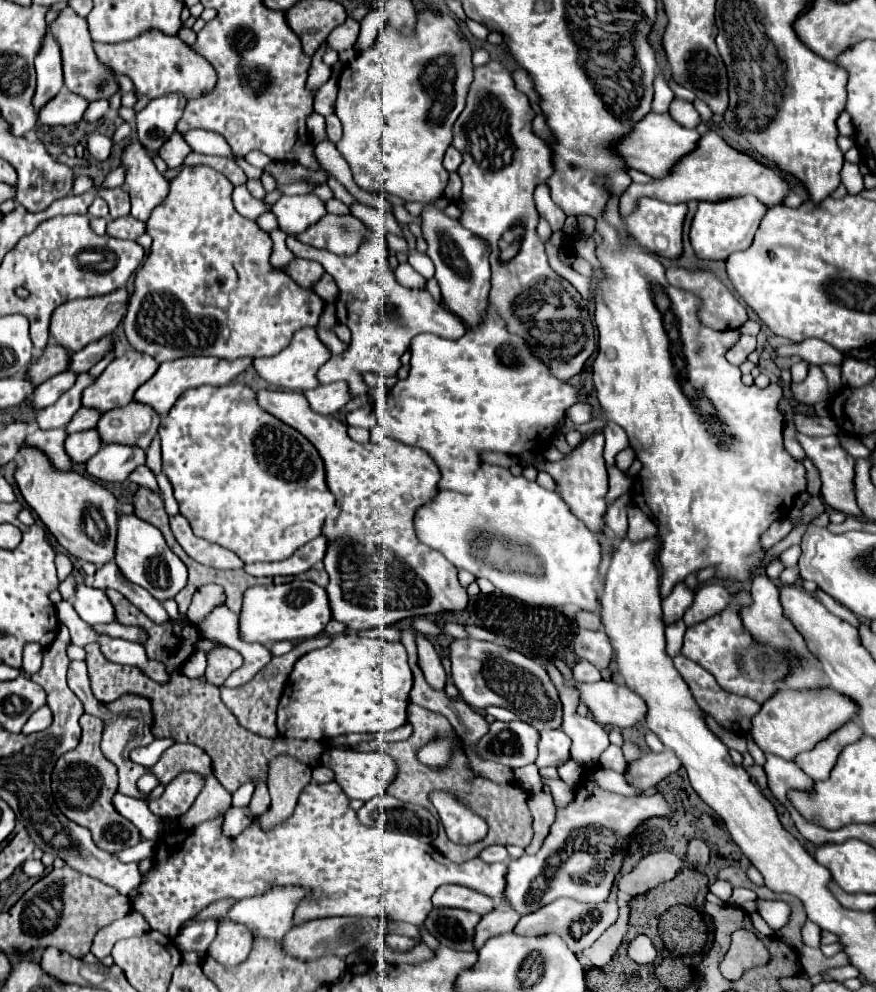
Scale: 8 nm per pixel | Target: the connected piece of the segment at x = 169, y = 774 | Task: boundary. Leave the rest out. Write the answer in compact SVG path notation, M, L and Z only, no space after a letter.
M175 743L167 751L163 751L159 761L153 765L155 771L151 771L151 773L161 783L169 783L171 779L175 779L177 773L183 771L199 771L199 773L207 775L209 763L211 763L210 757L207 757L207 753L203 753L197 745Z

